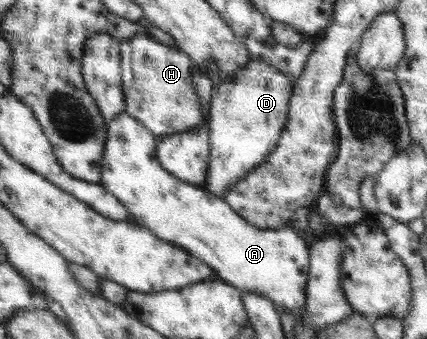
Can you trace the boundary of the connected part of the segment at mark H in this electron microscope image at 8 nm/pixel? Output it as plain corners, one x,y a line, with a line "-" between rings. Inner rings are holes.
148,34
120,40
121,90
125,114
136,118
155,135
183,133
203,124
204,112
196,97
192,59
177,46
166,46

